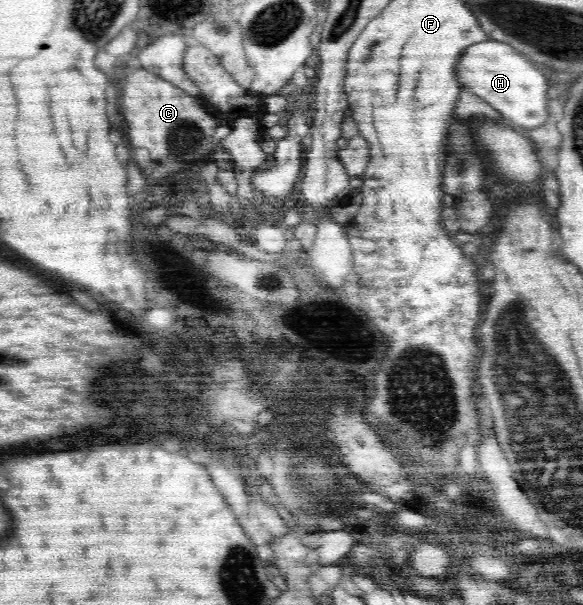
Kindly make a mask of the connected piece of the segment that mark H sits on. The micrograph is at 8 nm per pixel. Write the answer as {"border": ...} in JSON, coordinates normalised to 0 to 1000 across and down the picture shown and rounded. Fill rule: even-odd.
{"border":[[[844,64],[827,66],[803,76],[782,106],[782,131],[786,131],[786,140],[792,144],[792,149],[801,147],[827,162],[846,180],[856,183],[859,192],[880,202],[885,212],[894,210],[901,218],[930,210],[942,198],[938,152],[940,142],[945,139],[943,132],[937,132],[937,129],[943,129],[943,126],[930,122],[926,112],[916,109],[914,101],[906,99],[897,89],[882,86],[882,81],[875,79],[871,73]]]}

